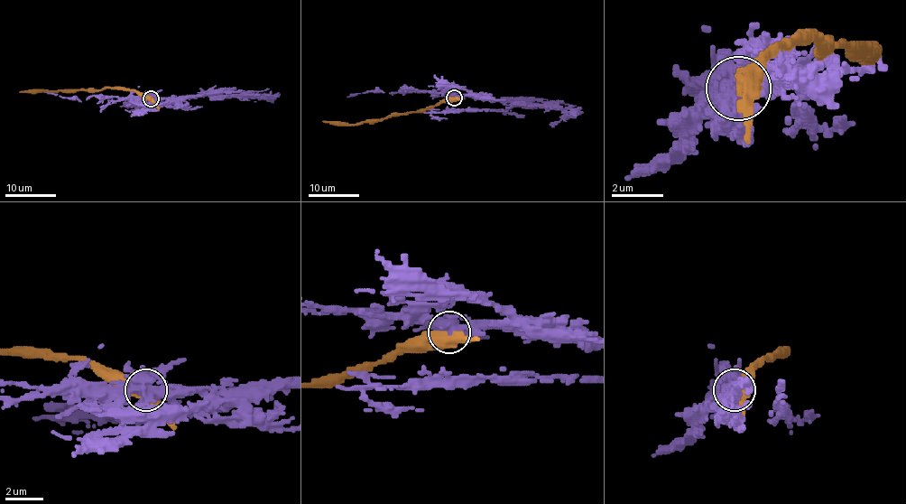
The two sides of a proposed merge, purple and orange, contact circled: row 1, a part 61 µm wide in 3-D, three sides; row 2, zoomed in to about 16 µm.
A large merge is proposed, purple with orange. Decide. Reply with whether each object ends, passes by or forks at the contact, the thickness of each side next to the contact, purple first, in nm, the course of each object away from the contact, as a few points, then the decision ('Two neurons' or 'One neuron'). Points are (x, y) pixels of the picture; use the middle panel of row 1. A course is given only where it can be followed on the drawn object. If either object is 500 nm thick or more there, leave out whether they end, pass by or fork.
At the ring purple forks. At the ring orange passes by. Thickness 480 nm (purple) against 480 nm. Course of purple: (454, 97), (489, 97), (502, 99), (510, 106), (504, 109), (451, 109), (430, 114), (447, 118). Course of orange: (454, 97), (434, 106), (355, 124), (323, 121). Two neurons

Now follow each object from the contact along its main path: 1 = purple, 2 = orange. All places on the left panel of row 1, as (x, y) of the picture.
1: (151, 98), (186, 98), (207, 95), (182, 98), (176, 102), (127, 107), (143, 104)
2: (151, 98), (131, 89), (106, 88), (20, 92)

